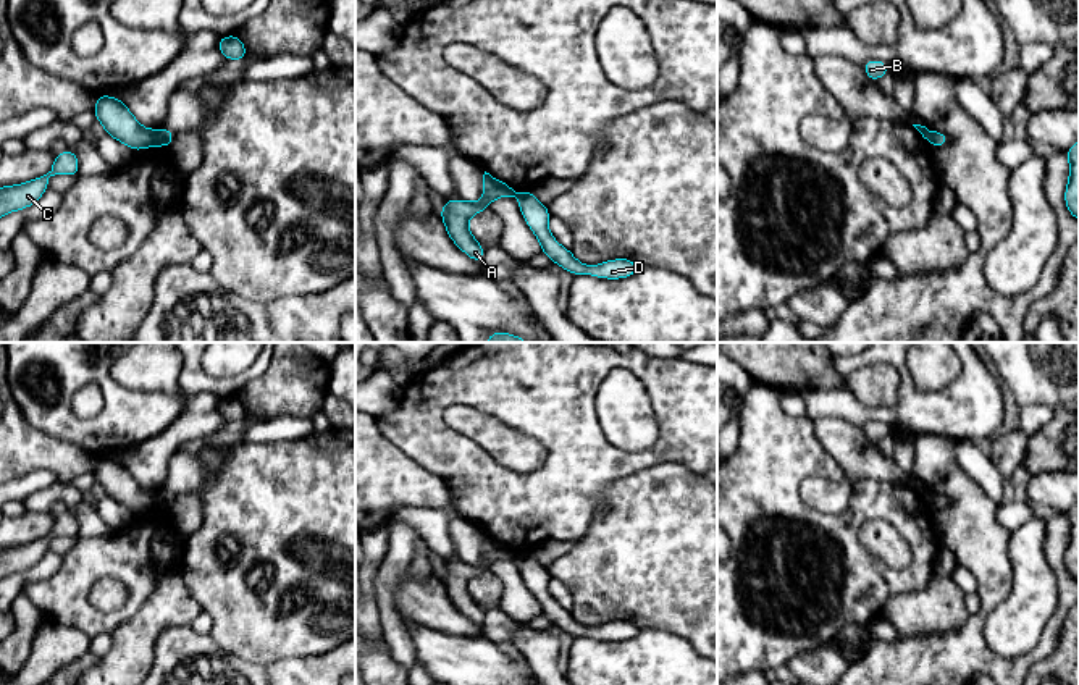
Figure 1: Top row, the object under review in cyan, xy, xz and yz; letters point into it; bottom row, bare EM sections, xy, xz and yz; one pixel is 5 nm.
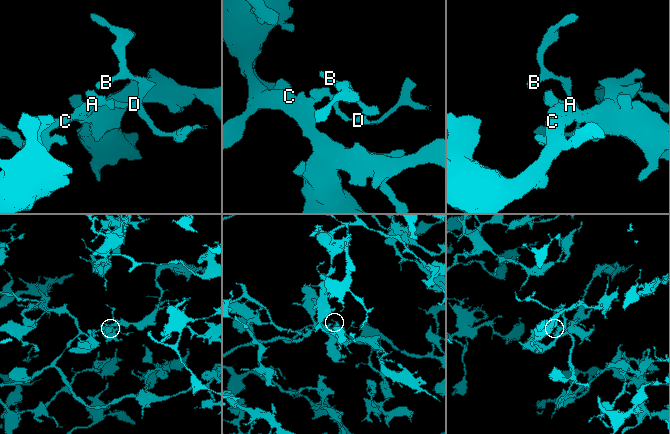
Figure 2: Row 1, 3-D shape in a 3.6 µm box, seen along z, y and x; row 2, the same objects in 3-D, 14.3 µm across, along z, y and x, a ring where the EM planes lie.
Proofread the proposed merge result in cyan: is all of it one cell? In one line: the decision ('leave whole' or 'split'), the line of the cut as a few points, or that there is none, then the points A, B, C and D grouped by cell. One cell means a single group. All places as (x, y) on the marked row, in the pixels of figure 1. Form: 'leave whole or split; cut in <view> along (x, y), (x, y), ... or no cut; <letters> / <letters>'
split; cut in xy along (157, 131), (159, 142); A C / B D

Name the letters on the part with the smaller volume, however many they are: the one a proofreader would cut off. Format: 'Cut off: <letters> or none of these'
Cut off: B, D

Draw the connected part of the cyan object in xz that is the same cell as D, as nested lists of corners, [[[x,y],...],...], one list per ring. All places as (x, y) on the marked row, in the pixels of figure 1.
[[[531,189],[519,194],[519,207],[528,228],[541,242],[541,254],[546,254],[554,263],[572,275],[591,275],[594,278],[619,279],[630,278],[638,271],[638,265],[630,258],[614,258],[599,265],[583,265],[578,262],[572,255],[570,249],[562,247],[549,233],[548,221],[551,213],[548,207],[535,197]]]

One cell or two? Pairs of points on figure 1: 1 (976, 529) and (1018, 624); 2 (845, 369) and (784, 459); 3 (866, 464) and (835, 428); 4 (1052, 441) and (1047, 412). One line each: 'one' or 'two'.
1: two
2: two
3: one
4: two

